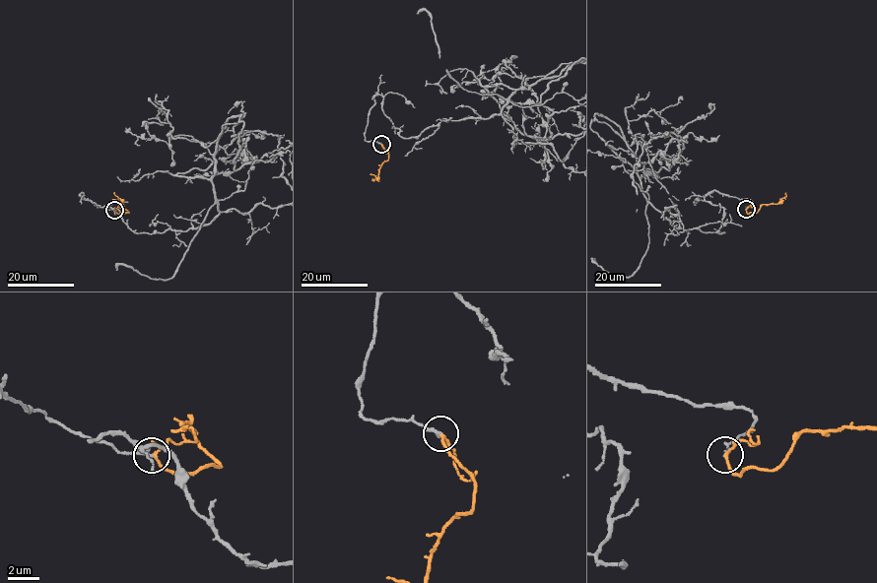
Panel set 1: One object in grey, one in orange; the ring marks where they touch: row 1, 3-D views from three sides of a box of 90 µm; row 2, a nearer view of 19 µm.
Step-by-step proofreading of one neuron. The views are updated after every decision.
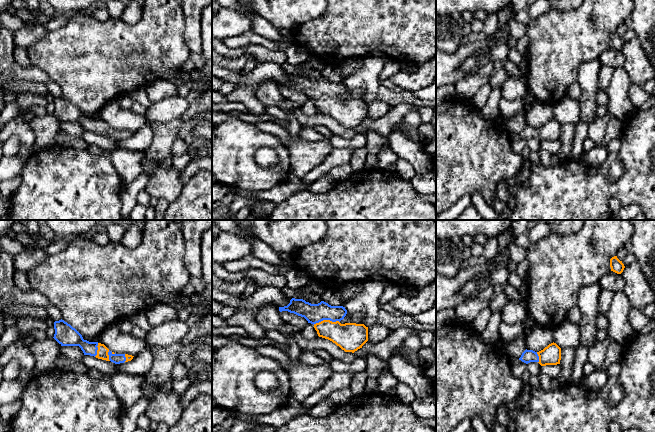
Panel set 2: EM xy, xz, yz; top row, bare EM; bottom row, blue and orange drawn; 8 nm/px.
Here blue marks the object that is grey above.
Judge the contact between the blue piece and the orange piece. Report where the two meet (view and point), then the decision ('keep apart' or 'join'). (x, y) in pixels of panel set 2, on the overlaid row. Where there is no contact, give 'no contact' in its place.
contact xz (326, 319); join

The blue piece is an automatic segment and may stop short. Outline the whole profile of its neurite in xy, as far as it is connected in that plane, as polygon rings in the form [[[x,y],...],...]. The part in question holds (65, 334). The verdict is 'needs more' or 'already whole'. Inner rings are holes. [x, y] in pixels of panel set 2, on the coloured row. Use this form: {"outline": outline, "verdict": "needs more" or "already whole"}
{"outline": [[[64,320],[54,322],[54,339],[61,346],[79,346],[84,355],[94,356],[98,359],[111,361],[115,364],[131,361],[134,356],[116,354],[111,352],[104,344],[84,340],[82,335]]], "verdict": "needs more"}

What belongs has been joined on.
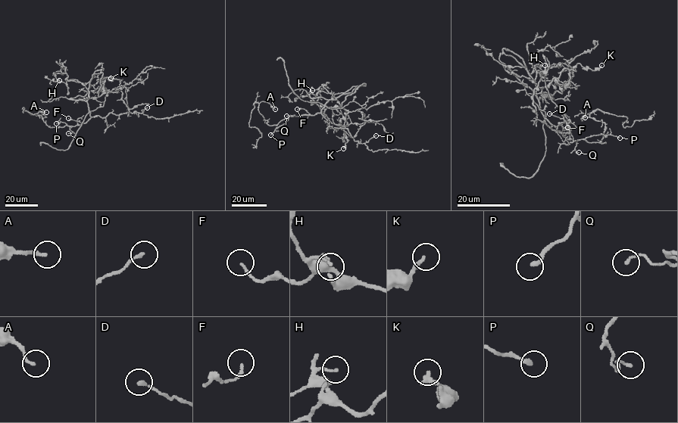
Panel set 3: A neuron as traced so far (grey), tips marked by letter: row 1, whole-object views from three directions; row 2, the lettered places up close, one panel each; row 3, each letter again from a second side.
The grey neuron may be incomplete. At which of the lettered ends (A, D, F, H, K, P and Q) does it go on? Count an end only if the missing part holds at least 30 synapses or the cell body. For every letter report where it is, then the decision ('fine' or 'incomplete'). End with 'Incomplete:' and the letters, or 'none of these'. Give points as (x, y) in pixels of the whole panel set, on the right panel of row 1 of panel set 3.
A: place (585, 117); fine
D: place (549, 113); fine
F: place (567, 127); fine
H: place (545, 65); fine
K: place (601, 65); fine
P: place (620, 138); fine
Q: place (579, 152); fine
Incomplete: none of these

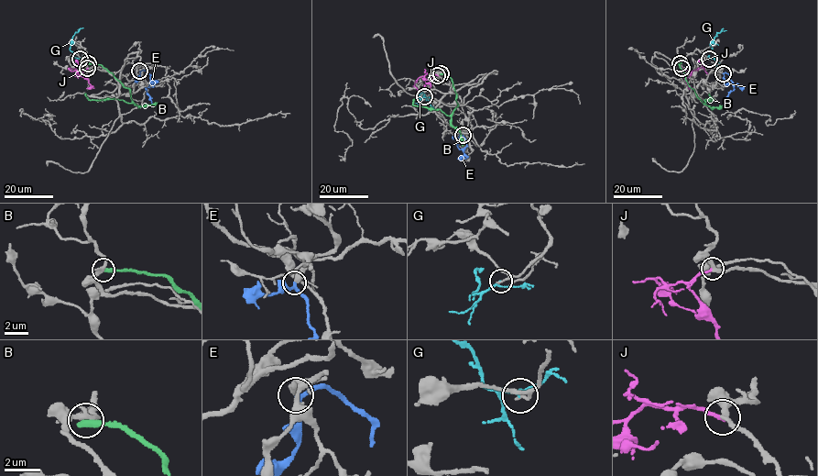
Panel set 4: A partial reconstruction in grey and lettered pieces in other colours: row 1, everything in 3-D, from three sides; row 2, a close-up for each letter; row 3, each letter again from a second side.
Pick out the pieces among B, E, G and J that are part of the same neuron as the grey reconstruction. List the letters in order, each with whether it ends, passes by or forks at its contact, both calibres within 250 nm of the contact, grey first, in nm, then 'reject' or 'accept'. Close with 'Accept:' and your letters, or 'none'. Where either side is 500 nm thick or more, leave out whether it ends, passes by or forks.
B: it ends | 280/380 nm | reject
E: it passes by | 320/200 nm | accept
G: it passes by | 130/120 nm | reject
J: it ends | 260/200 nm | reject
Accept: E

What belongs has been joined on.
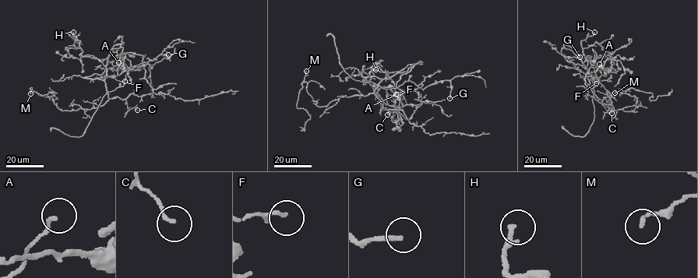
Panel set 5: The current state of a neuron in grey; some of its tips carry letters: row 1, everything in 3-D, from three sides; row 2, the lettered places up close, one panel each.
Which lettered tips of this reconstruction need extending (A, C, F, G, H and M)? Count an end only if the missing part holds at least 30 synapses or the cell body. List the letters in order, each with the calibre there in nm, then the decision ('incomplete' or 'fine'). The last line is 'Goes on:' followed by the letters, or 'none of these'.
A: 130 nm | fine
C: 120 nm | fine
F: 80 nm | fine
G: 180 nm | incomplete
H: 140 nm | incomplete
M: 120 nm | fine
Goes on: G, H

